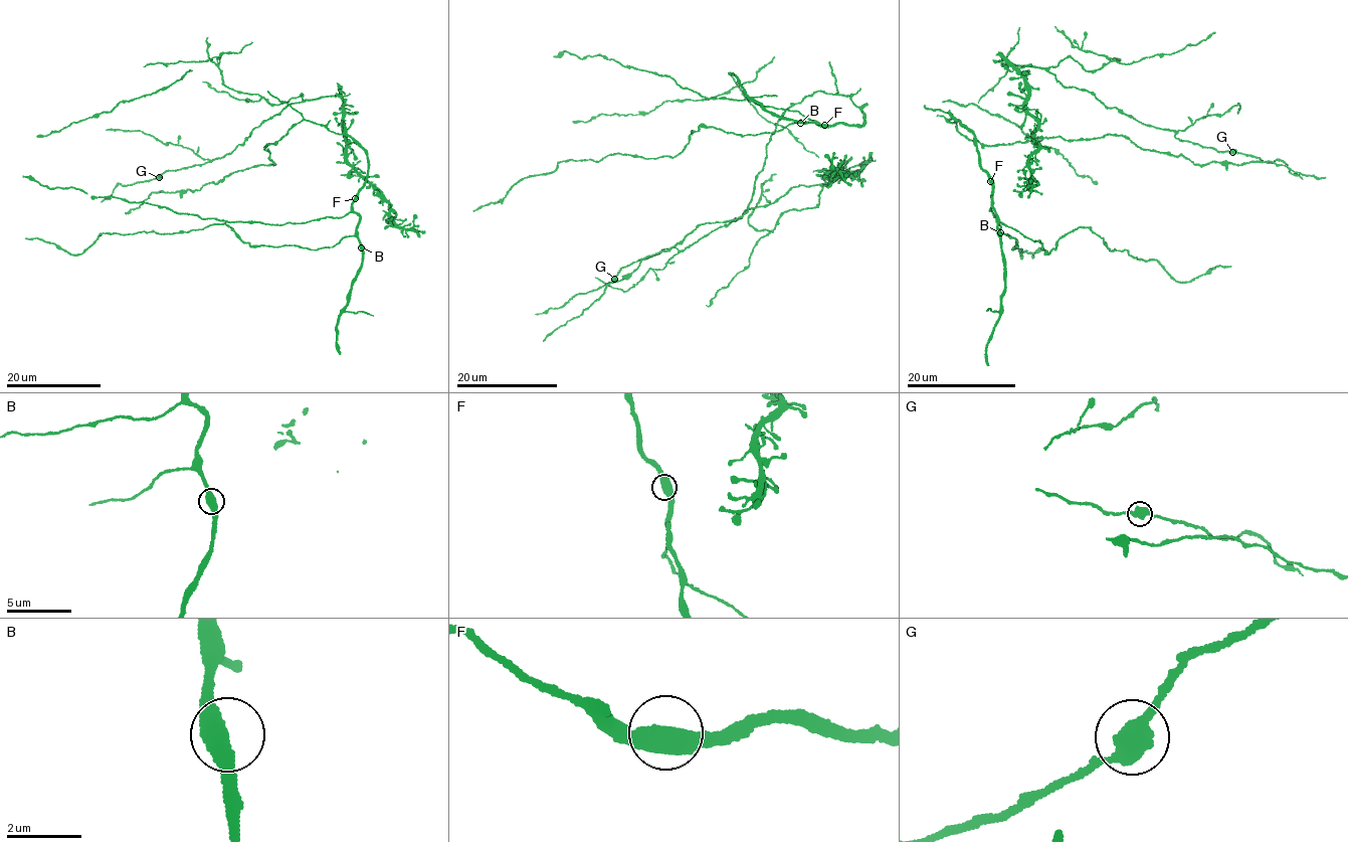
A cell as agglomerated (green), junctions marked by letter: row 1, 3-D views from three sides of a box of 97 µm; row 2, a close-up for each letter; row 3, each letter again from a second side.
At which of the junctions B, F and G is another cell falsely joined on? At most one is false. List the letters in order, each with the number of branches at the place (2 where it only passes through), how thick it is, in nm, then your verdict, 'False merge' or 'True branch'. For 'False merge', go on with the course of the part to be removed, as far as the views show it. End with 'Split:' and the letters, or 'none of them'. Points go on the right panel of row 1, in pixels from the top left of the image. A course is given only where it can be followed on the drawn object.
B: Branches: 2. Thickness 500 nm. True branch
F: Branches: 2. Thickness 500 nm. True branch
G: Branches: 2. Thickness 500 nm. True branch
Split: none of them

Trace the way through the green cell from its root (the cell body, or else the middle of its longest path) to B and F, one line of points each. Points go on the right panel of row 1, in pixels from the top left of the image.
B: (1023, 142), (983, 145), (947, 120), (958, 119), (974, 137), (1000, 232)
F: (1023, 142), (983, 145), (948, 119), (958, 119), (973, 135), (990, 181)

